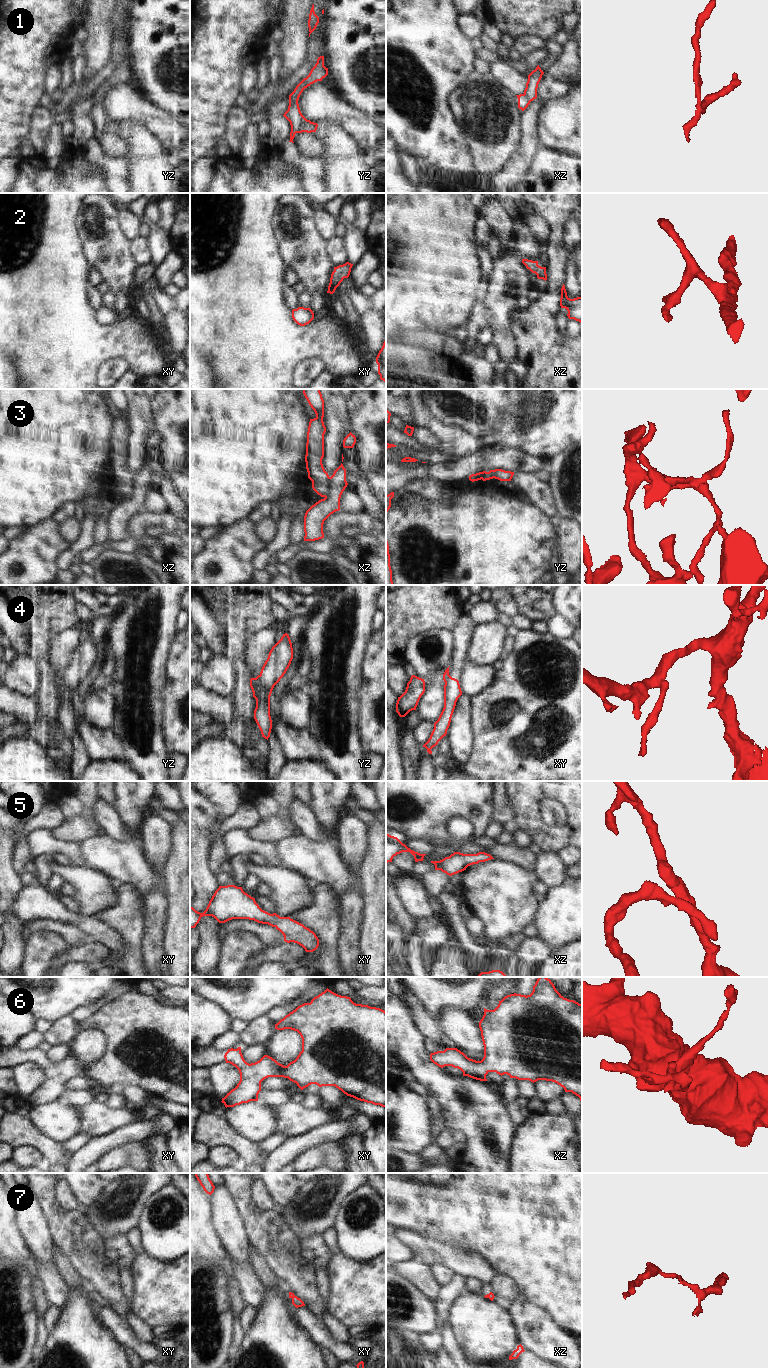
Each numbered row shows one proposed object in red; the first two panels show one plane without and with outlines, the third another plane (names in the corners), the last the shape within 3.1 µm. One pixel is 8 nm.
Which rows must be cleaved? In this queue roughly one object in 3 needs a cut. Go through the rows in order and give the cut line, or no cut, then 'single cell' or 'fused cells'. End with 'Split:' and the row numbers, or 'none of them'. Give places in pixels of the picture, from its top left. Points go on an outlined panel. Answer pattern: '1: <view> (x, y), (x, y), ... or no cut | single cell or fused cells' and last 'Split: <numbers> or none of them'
1: yz (306, 120), (303, 125), (312, 131) | fused cells
2: no cut | single cell
3: xz (329, 477), (327, 492), (324, 496) | fused cells
4: yz (259, 675), (262, 682), (272, 689) | fused cells
5: no cut | single cell
6: no cut | single cell
7: no cut | single cell
Split: 1, 3, 4

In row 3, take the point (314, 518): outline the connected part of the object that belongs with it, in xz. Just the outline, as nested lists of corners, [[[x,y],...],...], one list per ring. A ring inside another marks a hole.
[[[343,464],[328,479],[328,493],[324,499],[312,505],[304,516],[304,541],[315,541],[324,538],[324,521],[334,512],[340,510],[340,498],[347,487],[346,469]]]

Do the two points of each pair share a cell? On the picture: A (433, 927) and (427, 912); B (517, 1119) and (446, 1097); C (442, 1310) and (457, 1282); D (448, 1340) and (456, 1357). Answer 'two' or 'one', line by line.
A: two
B: two
C: one
D: one

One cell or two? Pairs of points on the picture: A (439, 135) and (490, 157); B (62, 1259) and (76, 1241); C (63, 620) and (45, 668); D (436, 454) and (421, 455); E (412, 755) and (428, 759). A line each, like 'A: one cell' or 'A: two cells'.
A: two cells
B: two cells
C: one cell
D: one cell
E: two cells

